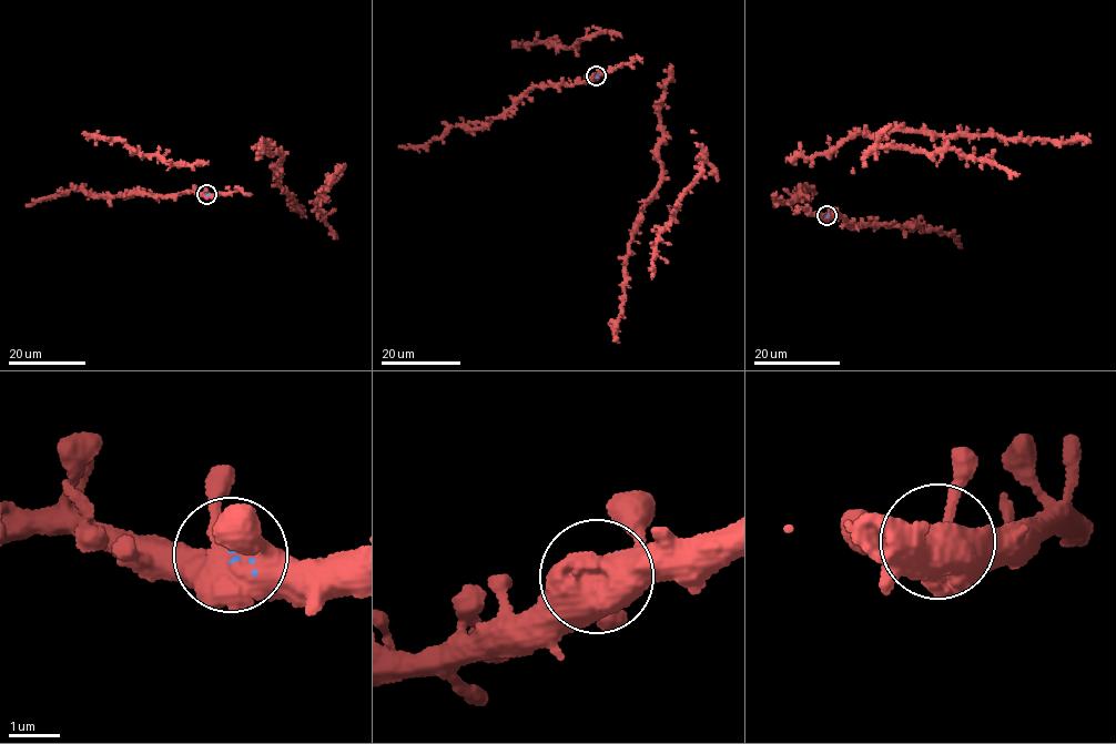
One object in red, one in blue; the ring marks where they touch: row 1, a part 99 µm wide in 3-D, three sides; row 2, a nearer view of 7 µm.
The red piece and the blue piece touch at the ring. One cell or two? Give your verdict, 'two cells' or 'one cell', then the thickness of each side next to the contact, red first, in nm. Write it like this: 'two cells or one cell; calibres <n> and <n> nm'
two cells; calibres 550 and 90 nm

